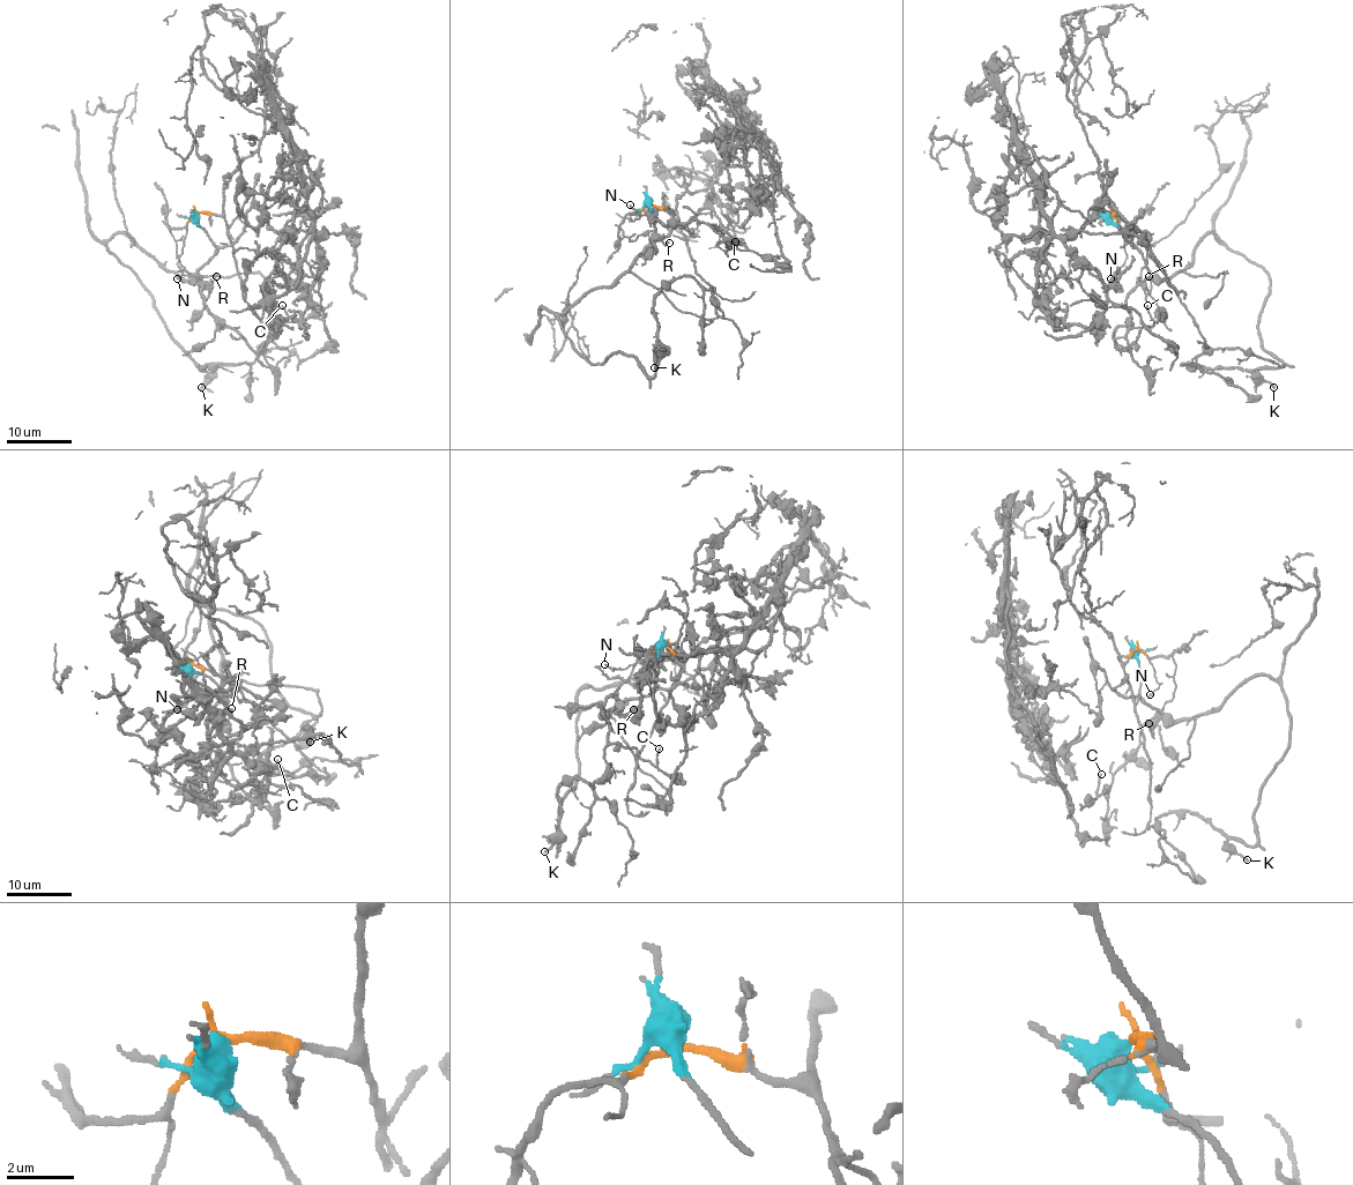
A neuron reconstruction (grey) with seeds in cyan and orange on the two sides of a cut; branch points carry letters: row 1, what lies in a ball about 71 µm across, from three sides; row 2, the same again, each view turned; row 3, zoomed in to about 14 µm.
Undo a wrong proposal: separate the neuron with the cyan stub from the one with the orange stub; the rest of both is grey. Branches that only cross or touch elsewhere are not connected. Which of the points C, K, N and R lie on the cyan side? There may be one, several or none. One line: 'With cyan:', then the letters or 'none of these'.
With cyan: C, K, R

